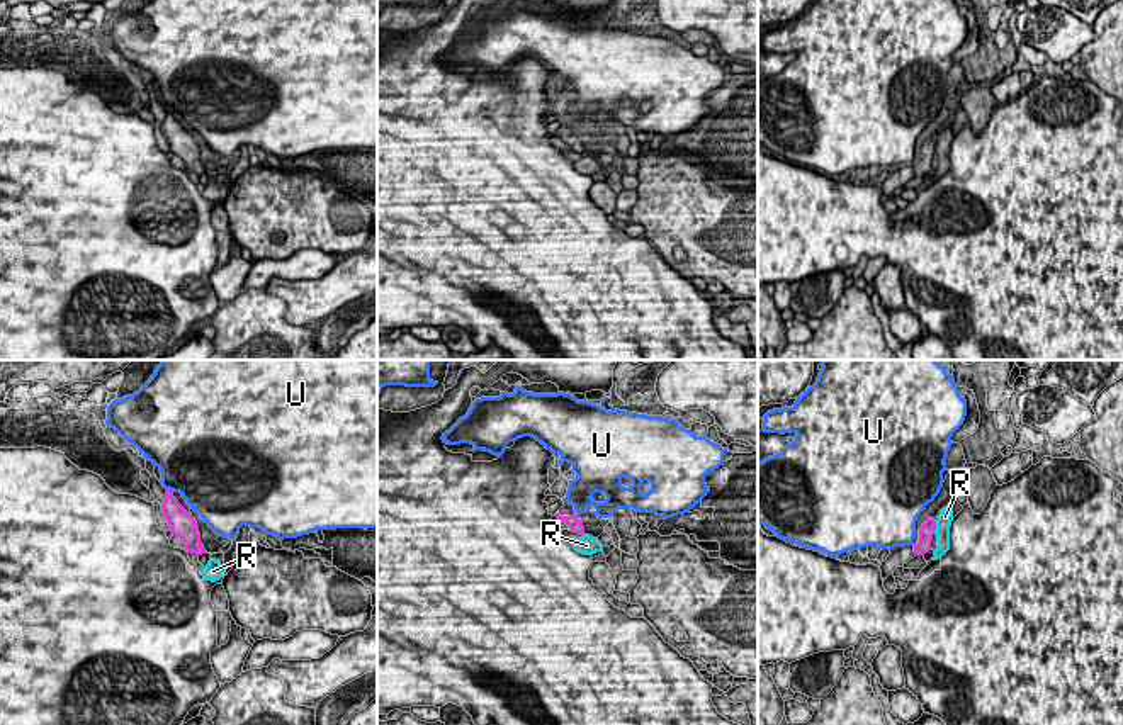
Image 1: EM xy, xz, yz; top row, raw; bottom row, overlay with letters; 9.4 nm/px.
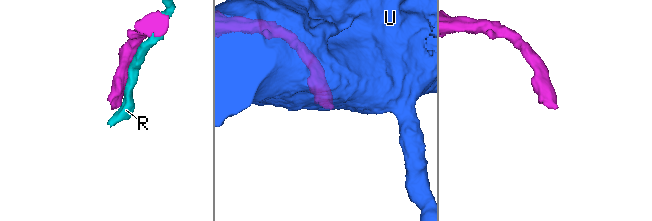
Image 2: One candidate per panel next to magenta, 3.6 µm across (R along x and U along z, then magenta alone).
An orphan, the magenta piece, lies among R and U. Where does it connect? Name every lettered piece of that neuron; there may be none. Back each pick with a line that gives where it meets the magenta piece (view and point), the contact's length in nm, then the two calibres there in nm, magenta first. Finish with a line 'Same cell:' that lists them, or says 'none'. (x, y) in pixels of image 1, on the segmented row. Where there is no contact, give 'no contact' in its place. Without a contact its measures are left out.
Same cell: none

